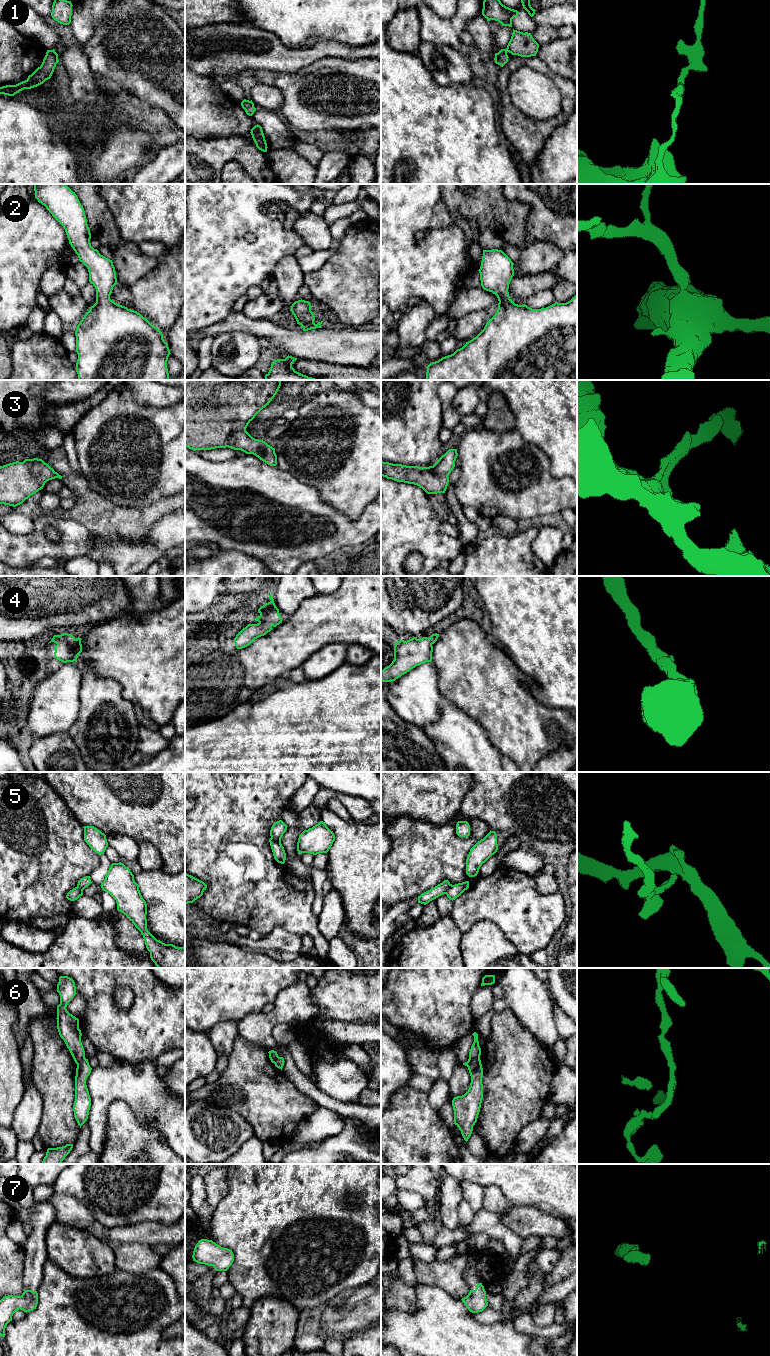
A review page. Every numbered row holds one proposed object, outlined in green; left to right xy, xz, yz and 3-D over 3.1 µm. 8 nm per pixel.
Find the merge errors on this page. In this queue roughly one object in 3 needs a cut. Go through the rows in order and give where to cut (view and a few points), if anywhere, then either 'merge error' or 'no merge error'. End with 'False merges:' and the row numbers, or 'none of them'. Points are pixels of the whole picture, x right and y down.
1: no cut | no merge error
2: no cut | no merge error
3: no cut | no merge error
4: no cut | no merge error
5: xz (271, 837), (280, 843) | merge error
6: yz (479, 1057), (472, 1060), (467, 1066) | merge error
7: no cut | no merge error
False merges: 5, 6

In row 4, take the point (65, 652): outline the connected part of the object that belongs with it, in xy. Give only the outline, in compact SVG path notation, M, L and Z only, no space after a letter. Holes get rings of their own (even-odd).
M63 633L61 635L54 635L52 640L49 642L54 642L55 646L54 657L63 663L67 662L77 662L78 655L82 652L81 638L75 638L73 635L68 633ZM48 643L48 644L49 644Z

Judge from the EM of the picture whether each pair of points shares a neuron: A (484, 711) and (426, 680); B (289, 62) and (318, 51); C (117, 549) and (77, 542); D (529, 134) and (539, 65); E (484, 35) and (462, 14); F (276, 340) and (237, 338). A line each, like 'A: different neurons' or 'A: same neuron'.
A: different neurons
B: same neuron
C: different neurons
D: same neuron
E: different neurons
F: different neurons

